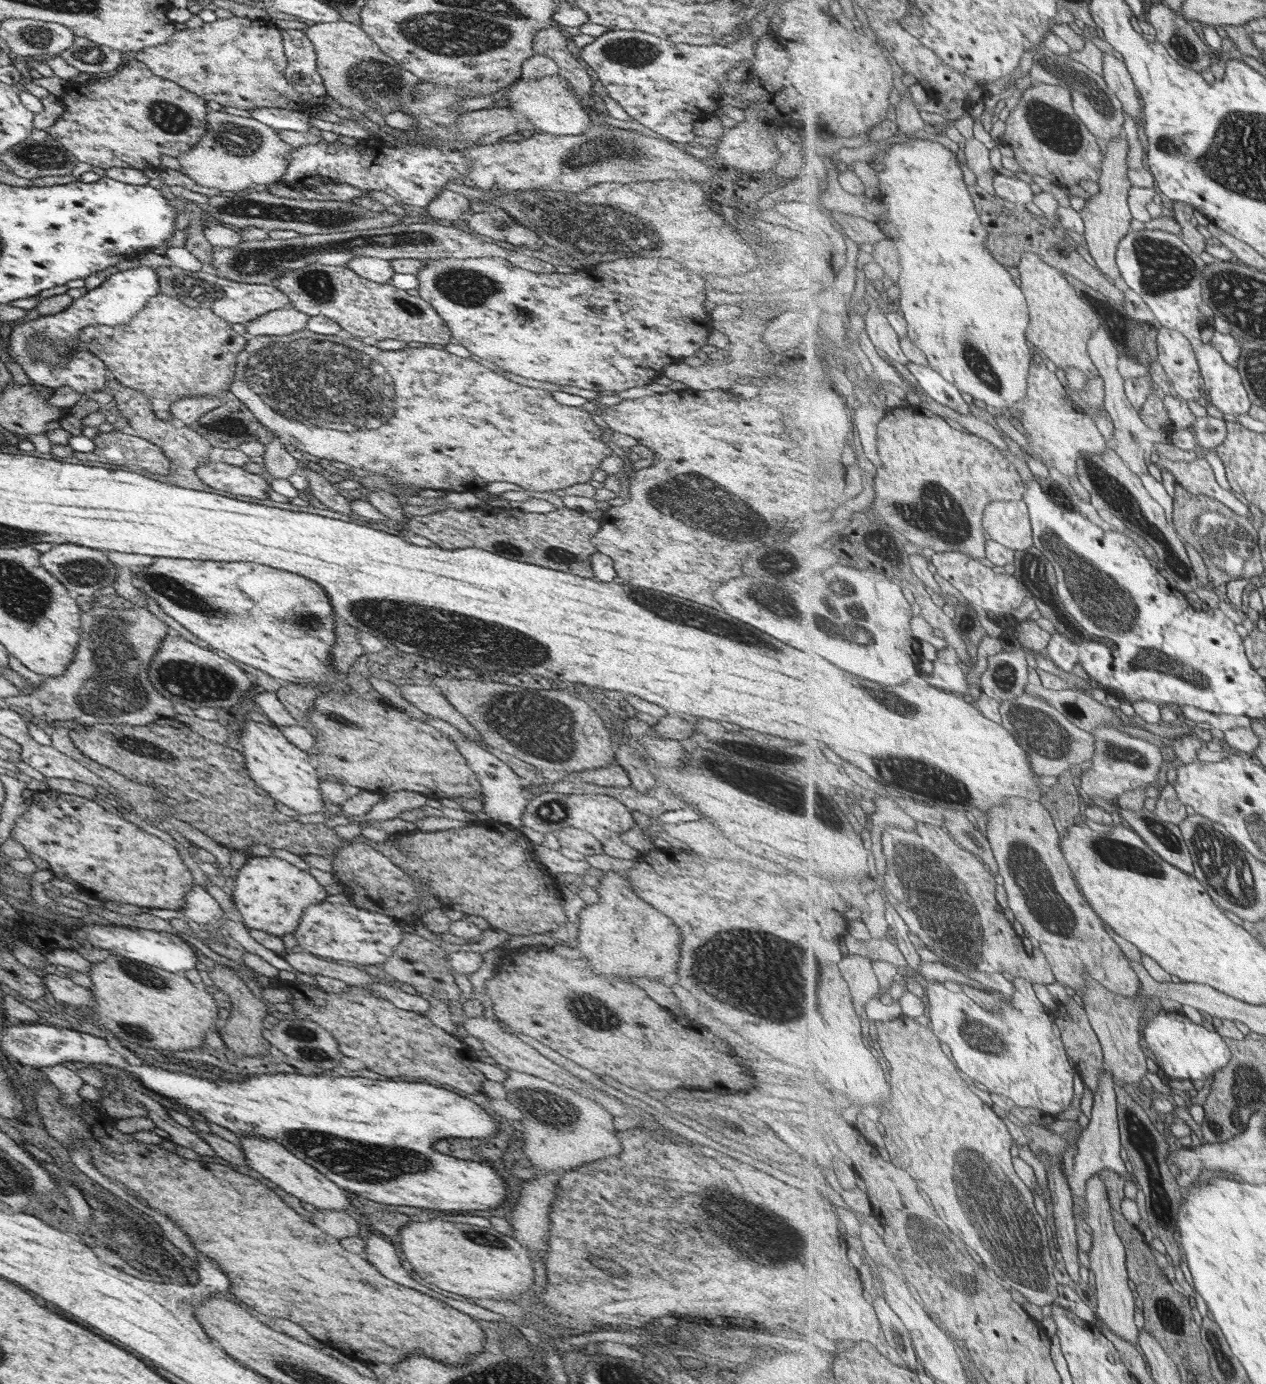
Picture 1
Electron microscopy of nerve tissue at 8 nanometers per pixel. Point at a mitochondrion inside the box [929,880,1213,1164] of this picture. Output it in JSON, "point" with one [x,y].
{"point":[976,1032]}

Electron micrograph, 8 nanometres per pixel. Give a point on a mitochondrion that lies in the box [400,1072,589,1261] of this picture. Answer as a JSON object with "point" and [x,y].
{"point":[554,1106]}

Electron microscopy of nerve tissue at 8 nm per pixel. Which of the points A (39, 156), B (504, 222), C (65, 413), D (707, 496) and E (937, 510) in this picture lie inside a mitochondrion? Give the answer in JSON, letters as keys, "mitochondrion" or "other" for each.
{"A":"mitochondrion","B":"mitochondrion","C":"other","D":"mitochondrion","E":"mitochondrion"}

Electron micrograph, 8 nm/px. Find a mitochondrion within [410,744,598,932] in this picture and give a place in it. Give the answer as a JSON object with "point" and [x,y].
{"point":[553,809]}

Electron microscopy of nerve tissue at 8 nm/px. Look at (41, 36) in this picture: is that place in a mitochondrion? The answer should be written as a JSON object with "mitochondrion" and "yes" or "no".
{"mitochondrion":"yes"}

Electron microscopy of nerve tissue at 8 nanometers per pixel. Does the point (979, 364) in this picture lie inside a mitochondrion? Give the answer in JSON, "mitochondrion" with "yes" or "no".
{"mitochondrion":"yes"}

